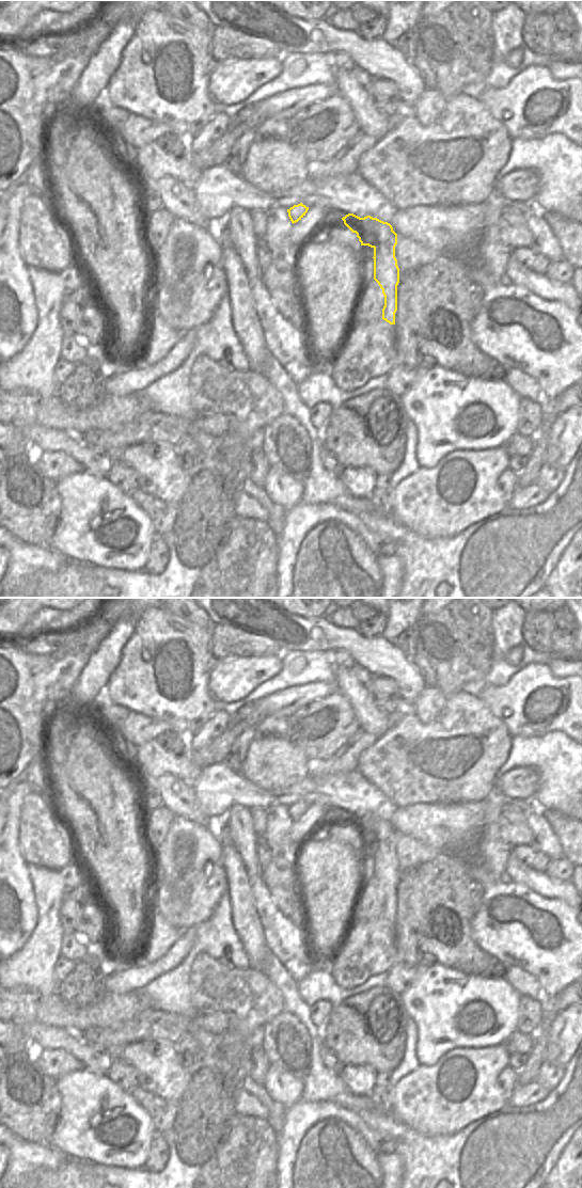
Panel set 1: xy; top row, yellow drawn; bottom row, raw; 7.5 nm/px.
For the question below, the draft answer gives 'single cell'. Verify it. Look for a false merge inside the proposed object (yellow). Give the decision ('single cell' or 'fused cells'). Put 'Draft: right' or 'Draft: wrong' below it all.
single cell
Draft: right

